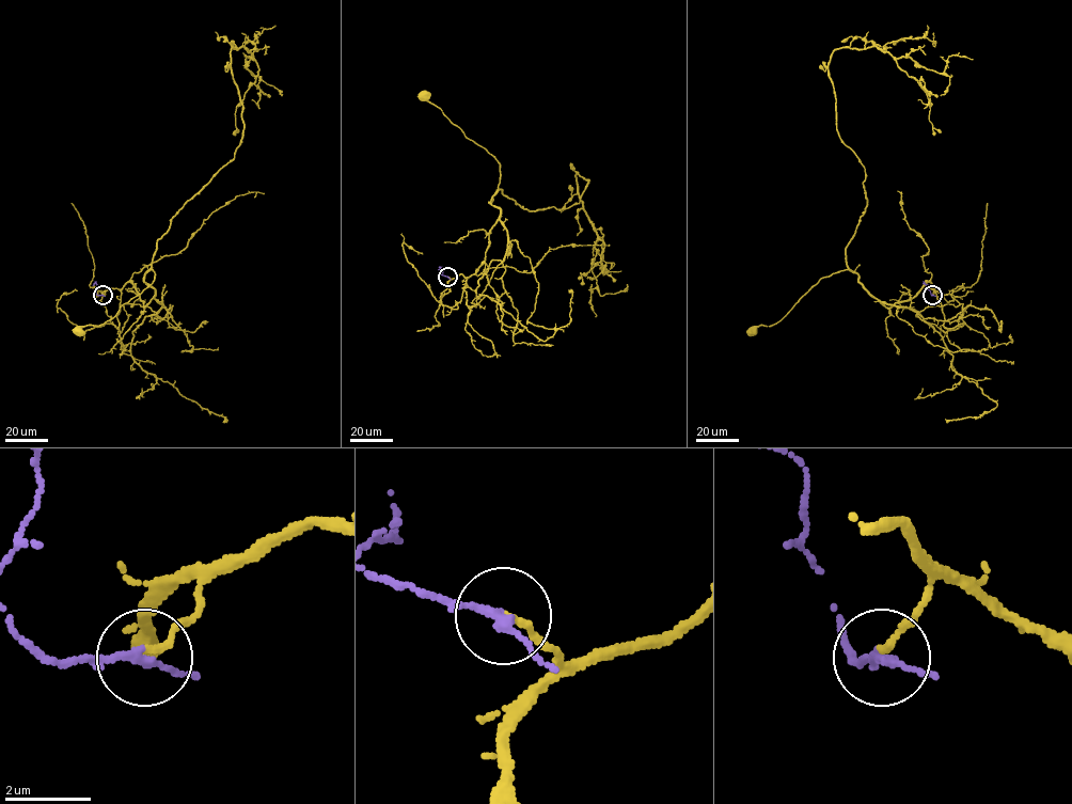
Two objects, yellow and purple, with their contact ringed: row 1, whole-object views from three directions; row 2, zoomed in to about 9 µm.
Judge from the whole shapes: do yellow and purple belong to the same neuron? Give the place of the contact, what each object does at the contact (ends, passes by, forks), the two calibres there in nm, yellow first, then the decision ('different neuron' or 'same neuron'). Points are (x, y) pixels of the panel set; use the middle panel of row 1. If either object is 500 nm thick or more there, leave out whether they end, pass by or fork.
place (447, 277); yellow ends; purple passes by; calibres 140 and 180 nm; same neuron

